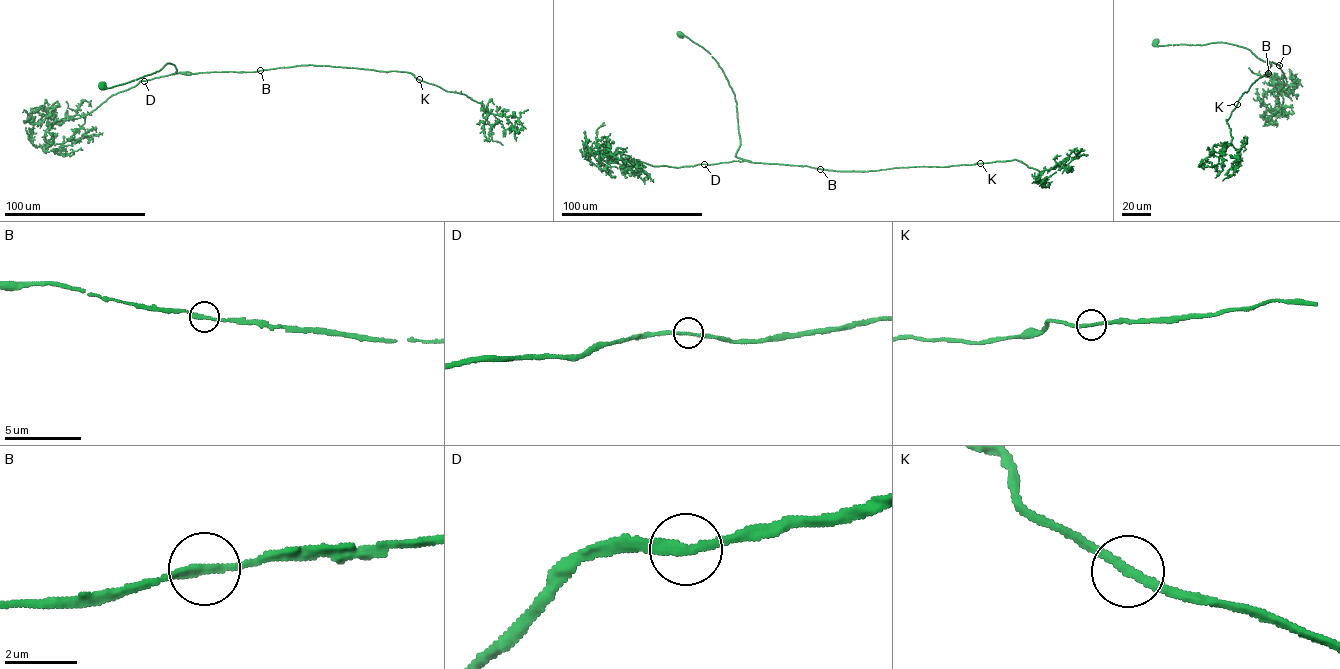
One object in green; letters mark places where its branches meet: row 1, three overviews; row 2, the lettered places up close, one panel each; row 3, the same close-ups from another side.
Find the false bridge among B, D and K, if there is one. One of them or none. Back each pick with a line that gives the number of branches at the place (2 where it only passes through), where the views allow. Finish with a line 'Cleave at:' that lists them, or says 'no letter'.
Cleave at: no letter

